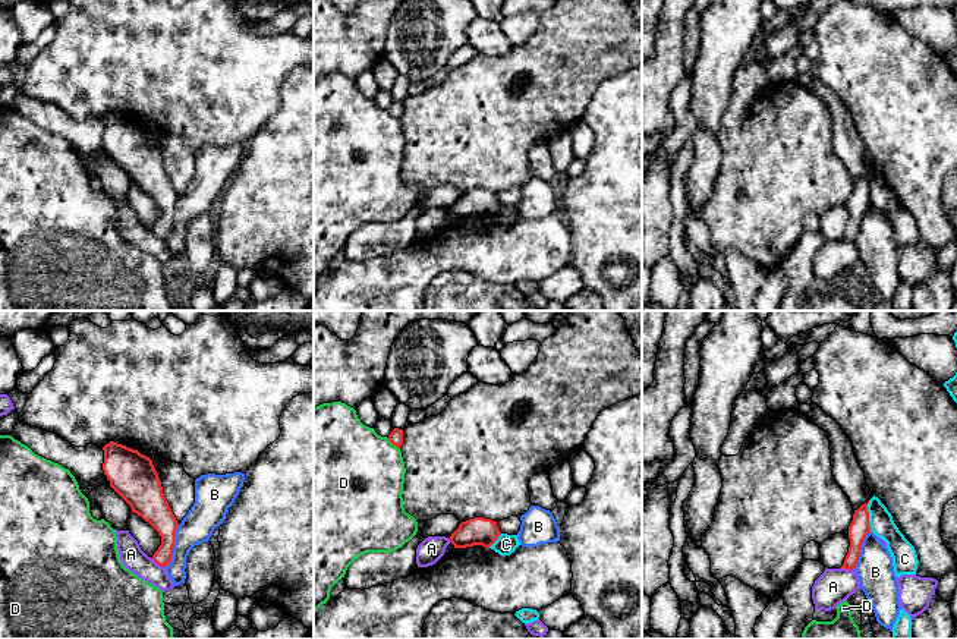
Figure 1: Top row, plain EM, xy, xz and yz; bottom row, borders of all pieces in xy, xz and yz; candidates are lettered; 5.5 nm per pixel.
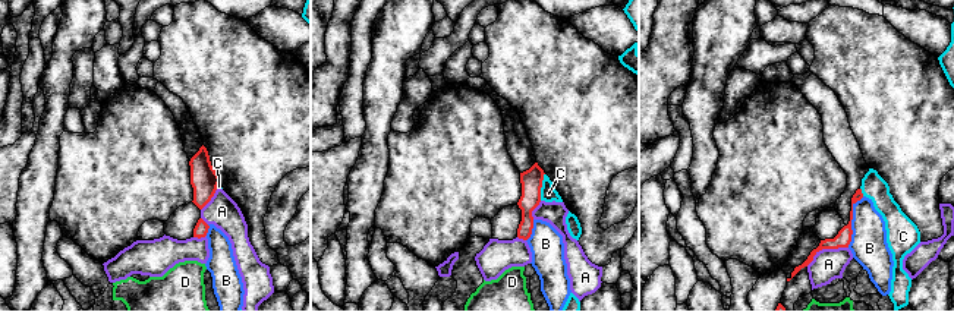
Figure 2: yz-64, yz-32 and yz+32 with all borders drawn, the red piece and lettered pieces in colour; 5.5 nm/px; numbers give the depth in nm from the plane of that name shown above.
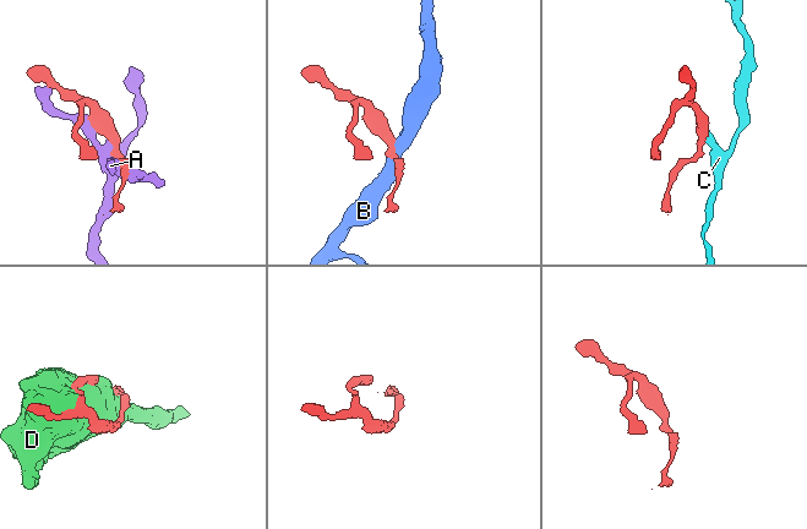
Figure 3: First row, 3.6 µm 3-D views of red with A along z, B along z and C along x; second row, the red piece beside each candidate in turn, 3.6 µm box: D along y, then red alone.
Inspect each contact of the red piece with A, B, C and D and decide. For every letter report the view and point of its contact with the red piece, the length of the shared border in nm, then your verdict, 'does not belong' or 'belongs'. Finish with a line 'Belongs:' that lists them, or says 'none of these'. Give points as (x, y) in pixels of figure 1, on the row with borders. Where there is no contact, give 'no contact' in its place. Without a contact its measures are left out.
A: yz (847, 569) | 80 nm | does not belong
B: xy (173, 545) | 260 nm | does not belong
C: yz (868, 516) | 170 nm | does not belong
D: xz (393, 444) | 90 nm | does not belong
Belongs: none of these

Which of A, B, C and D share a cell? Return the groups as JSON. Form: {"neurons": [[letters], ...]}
{"neurons": [["A"], ["B"], ["C"], ["D"]]}

